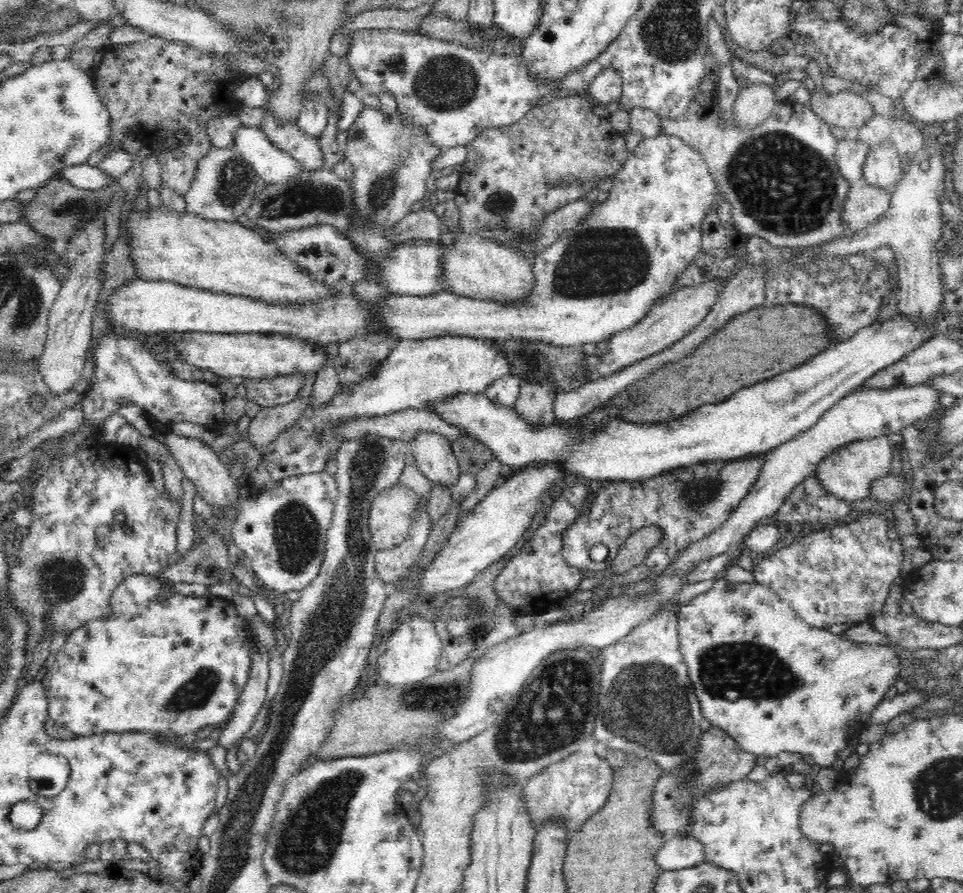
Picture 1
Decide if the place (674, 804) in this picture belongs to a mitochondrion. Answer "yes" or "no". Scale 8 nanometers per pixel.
yes

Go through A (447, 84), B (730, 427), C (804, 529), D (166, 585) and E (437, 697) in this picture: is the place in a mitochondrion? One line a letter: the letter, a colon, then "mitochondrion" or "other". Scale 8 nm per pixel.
A: mitochondrion
B: other
C: other
D: other
E: mitochondrion

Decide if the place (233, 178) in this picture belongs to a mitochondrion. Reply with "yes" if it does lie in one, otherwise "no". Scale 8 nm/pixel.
yes

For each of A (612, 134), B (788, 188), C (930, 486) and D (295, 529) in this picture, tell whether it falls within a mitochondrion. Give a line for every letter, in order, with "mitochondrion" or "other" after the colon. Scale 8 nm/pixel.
A: other
B: mitochondrion
C: other
D: mitochondrion

